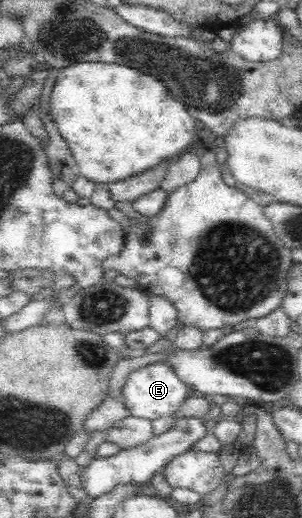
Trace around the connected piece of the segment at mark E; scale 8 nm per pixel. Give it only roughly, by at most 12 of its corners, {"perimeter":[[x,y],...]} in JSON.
{"perimeter":[[170,363],[132,371],[122,393],[131,416],[178,412],[191,388]]}

